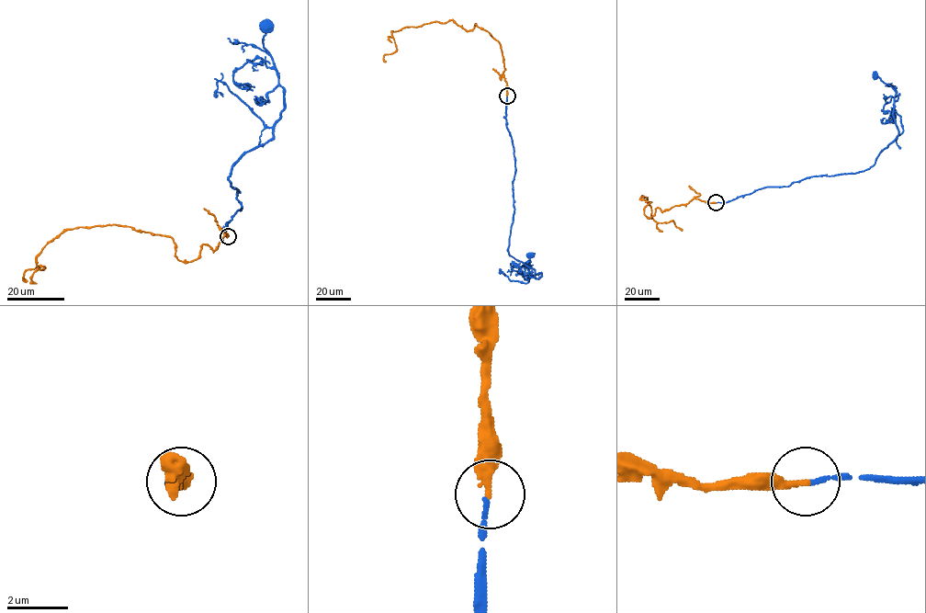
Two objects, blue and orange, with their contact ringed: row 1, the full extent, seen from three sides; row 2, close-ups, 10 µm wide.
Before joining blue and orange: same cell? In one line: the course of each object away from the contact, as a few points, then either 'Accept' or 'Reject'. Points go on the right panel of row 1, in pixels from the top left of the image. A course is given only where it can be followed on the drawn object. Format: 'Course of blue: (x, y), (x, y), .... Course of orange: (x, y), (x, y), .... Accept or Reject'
Course of blue: (717, 202), (767, 187), (872, 166), (898, 131), (893, 113), (896, 91), (875, 76). Course of orange: (716, 202), (694, 198), (649, 218), (650, 202), (641, 196), (654, 221), (683, 230). Accept

